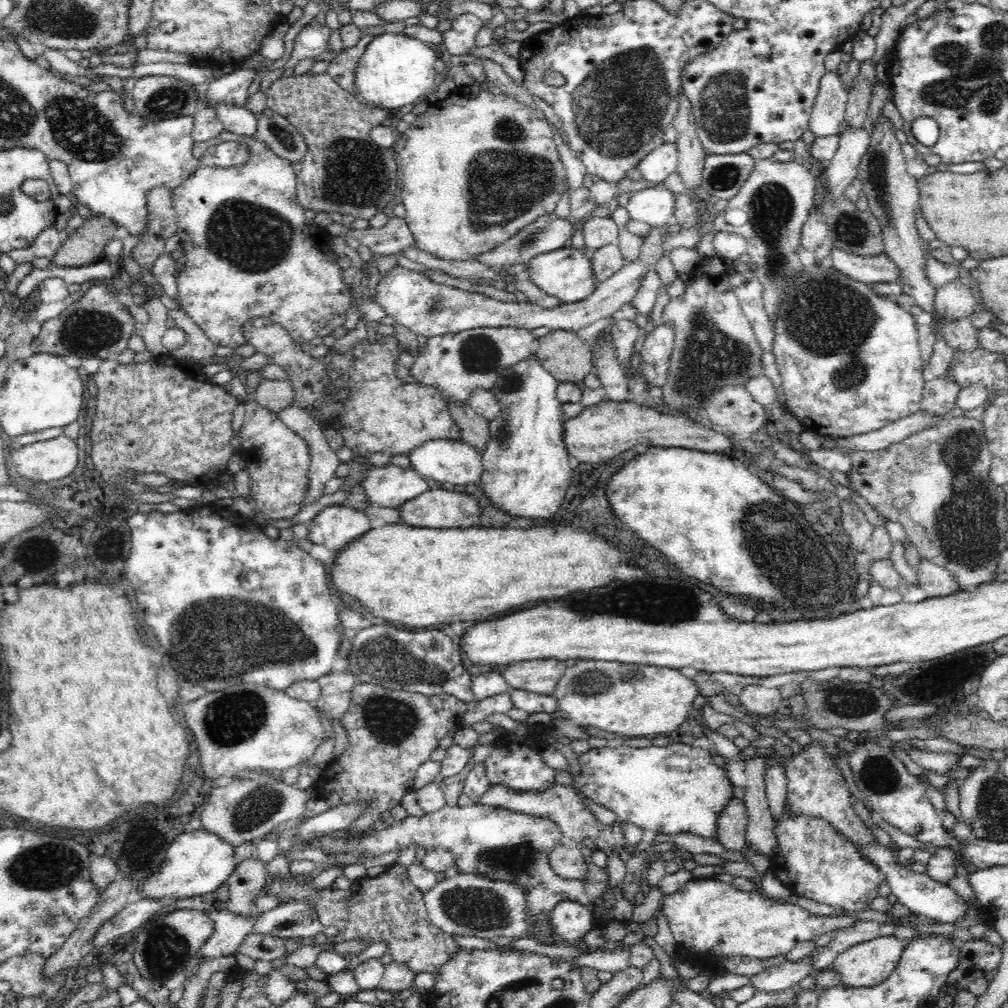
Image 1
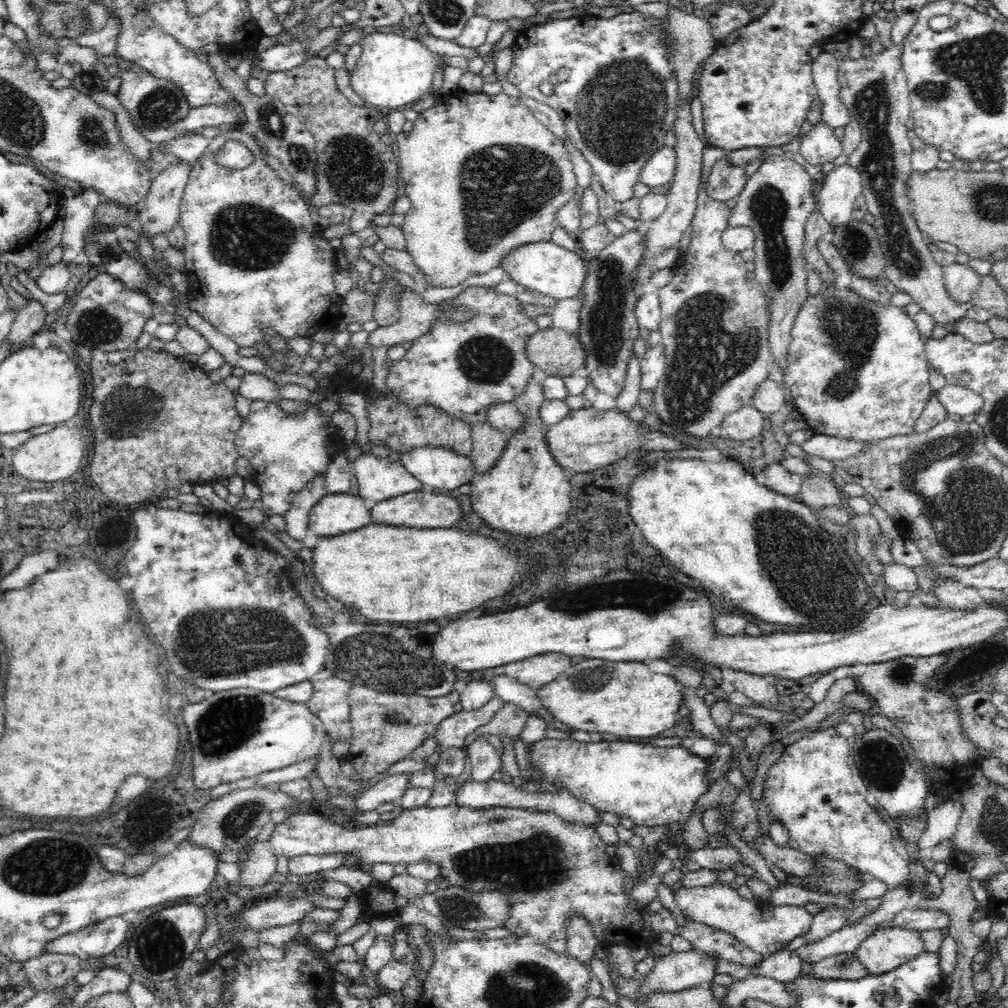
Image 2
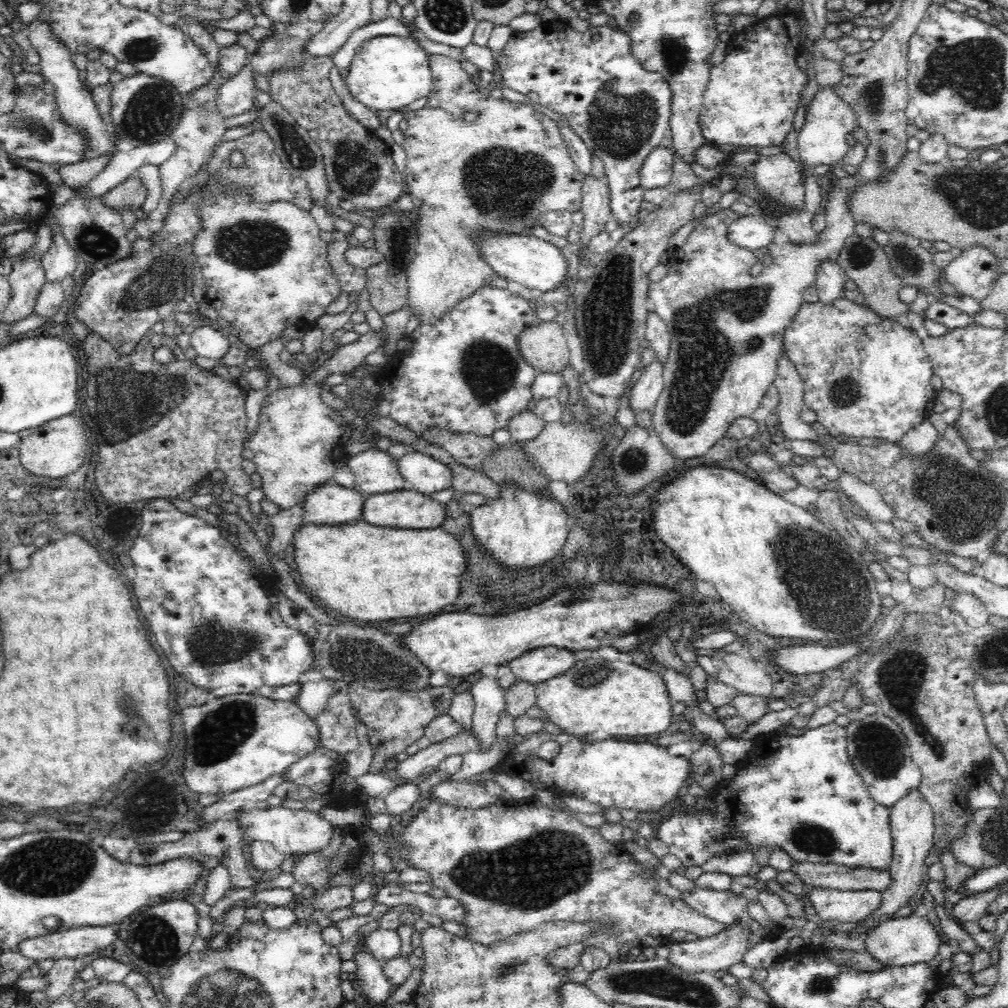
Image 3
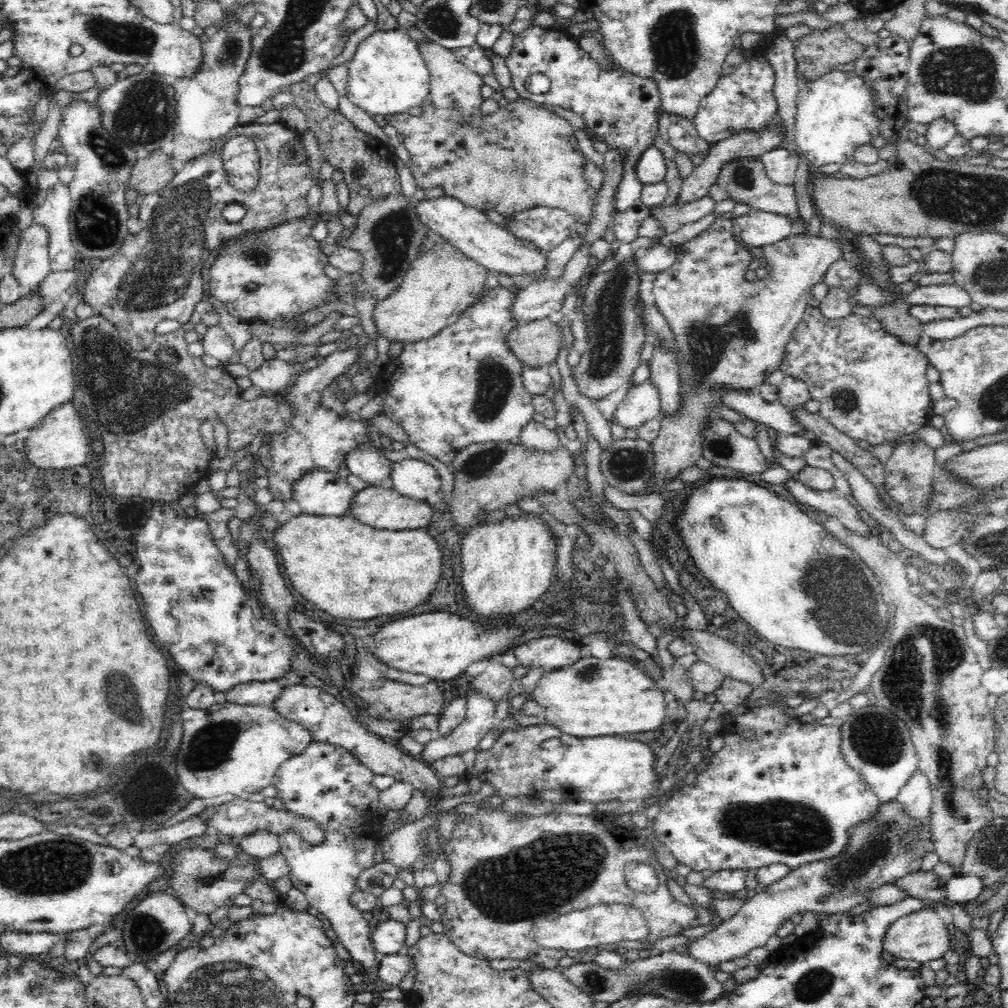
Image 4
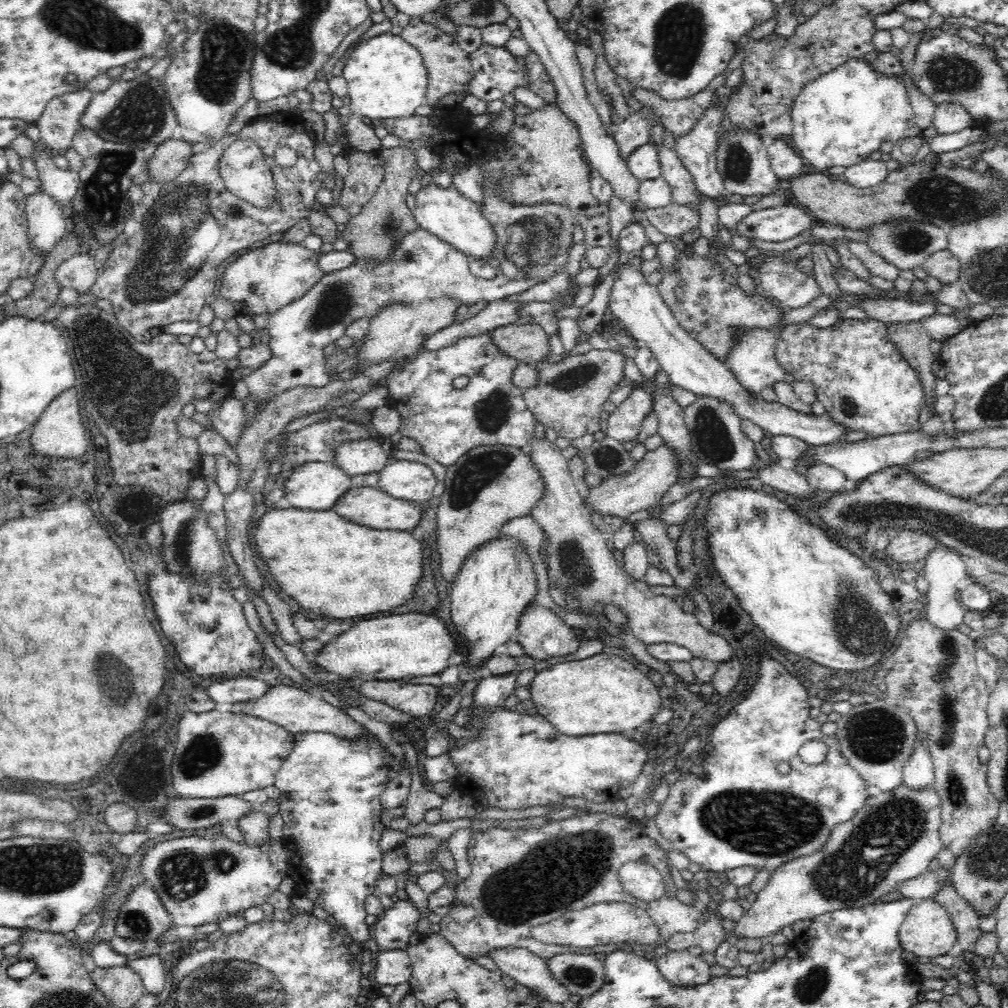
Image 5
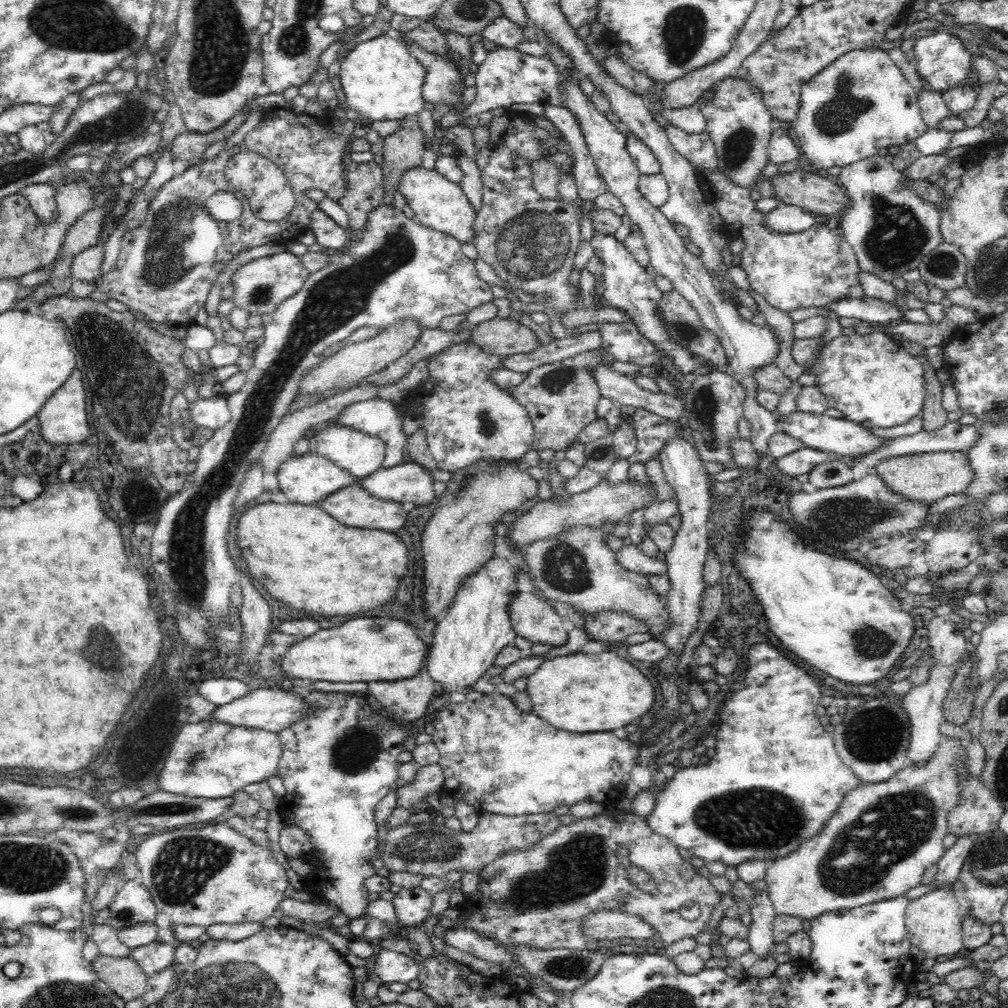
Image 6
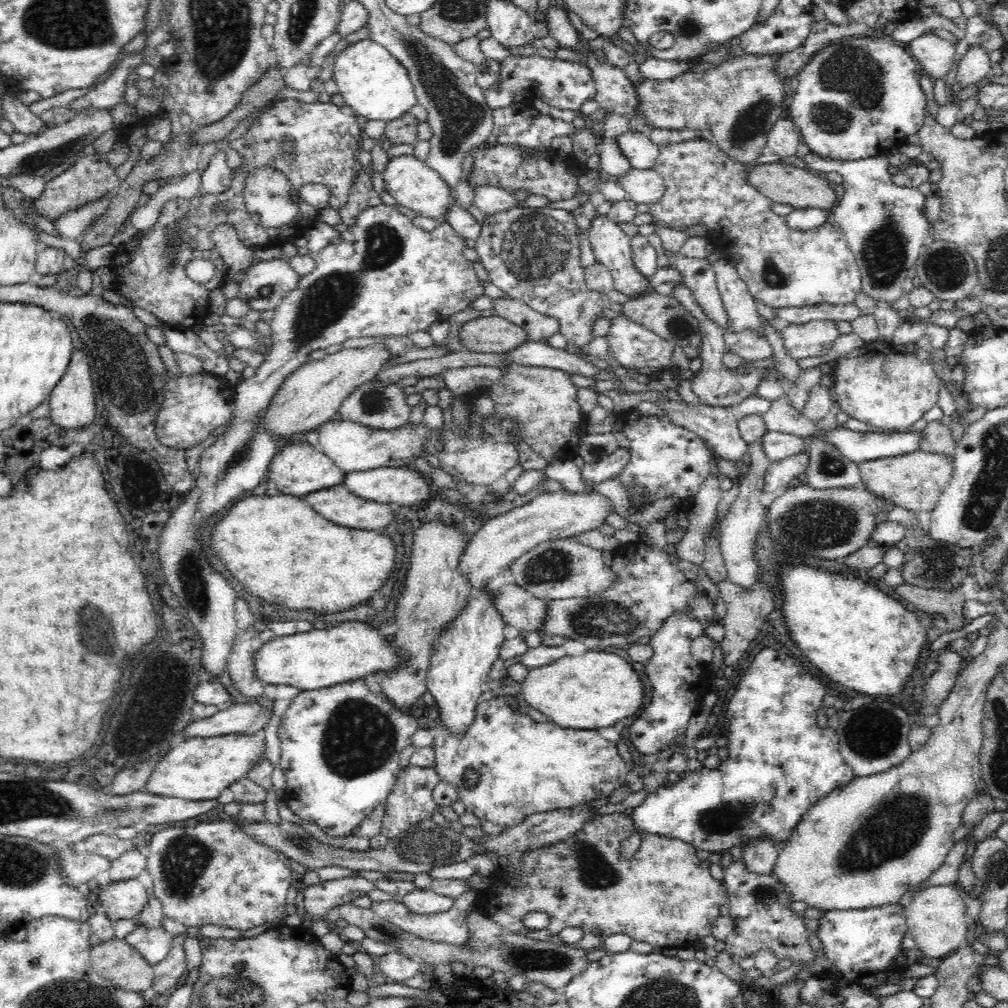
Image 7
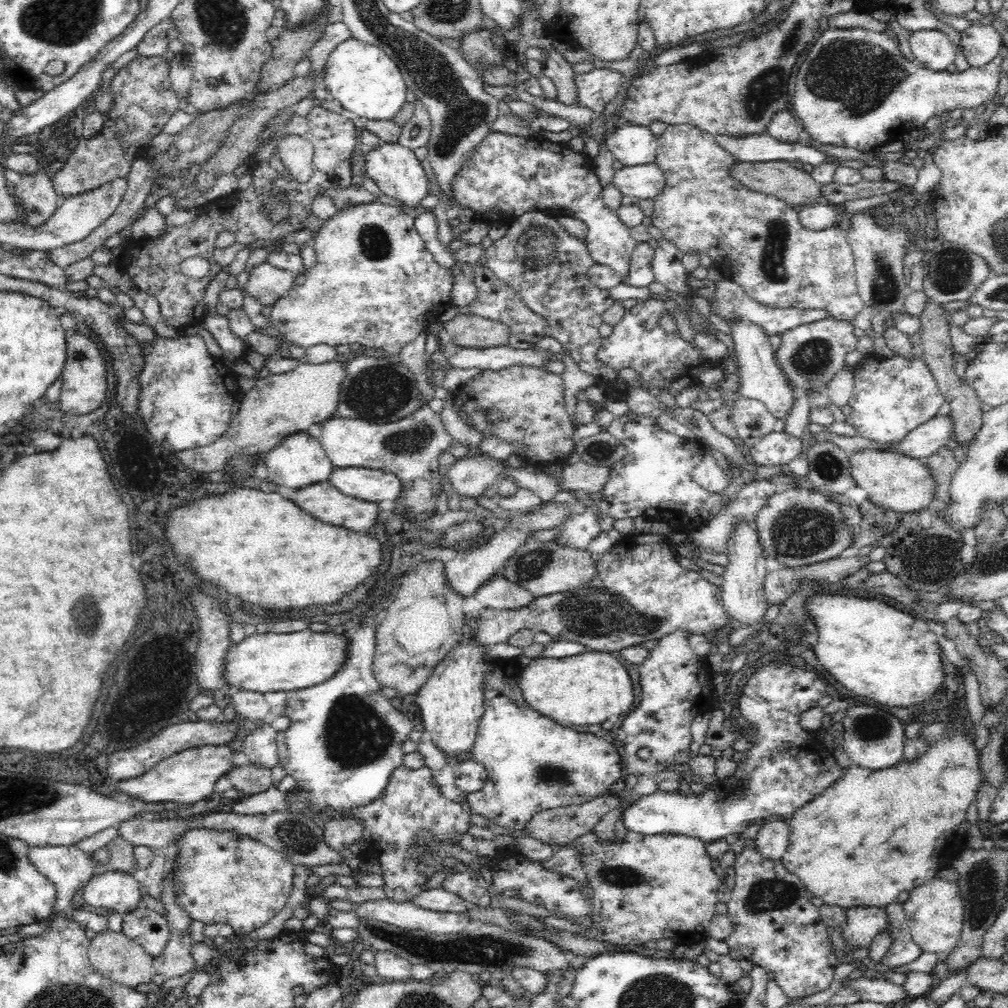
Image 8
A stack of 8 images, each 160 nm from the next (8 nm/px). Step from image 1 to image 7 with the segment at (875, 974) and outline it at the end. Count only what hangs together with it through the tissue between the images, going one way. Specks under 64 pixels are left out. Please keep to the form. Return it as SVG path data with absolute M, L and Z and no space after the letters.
M930 886L921 889L905 910L908 933L914 938L916 948L922 956L942 959L964 944L970 921L966 914L966 904L954 886Z

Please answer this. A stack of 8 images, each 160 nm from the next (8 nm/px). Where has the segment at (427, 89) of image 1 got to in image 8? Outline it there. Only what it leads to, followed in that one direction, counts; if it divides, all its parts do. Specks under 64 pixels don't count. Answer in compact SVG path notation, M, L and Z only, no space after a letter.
M353 37L336 46L325 64L323 83L329 97L366 123L392 121L406 102L407 84L396 63L380 48Z

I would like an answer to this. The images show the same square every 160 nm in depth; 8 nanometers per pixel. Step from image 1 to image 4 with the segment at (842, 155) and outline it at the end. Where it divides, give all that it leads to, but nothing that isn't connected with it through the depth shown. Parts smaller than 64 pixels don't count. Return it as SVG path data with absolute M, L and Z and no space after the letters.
M716 219L691 240L674 246L674 264L668 270L659 272L653 282L655 303L646 304L643 299L639 300L643 326L649 325L650 332L656 336L657 342L661 342L675 354L681 380L681 412L669 416L660 414L661 430L658 438L652 442L654 469L650 470L650 493L660 493L682 470L695 466L695 462L701 458L701 435L714 418L711 407L715 404L722 404L743 414L764 428L770 427L777 434L802 435L807 430L779 401L770 403L762 398L757 388L766 383L767 377L779 368L791 334L802 320L808 306L807 296L810 289L814 285L823 284L823 278L831 264L843 258L840 239L826 240L821 236L802 234L790 235L774 244L766 244L762 251L771 269L764 279L754 281L744 279L753 258L750 251L736 241L733 219Z

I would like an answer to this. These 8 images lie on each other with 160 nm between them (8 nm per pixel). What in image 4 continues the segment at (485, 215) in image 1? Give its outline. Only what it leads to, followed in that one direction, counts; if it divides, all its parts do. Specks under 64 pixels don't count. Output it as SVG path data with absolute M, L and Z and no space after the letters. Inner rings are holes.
M432 40L418 49L430 71L430 90L419 117L394 114L386 121L404 136L411 158L416 188L442 186L450 195L482 213L494 210L508 216L534 207L566 210L574 220L588 225L592 220L596 191L585 180L586 155L580 151L575 128L548 109L519 97L493 115L483 116L480 105L483 85L479 74L462 64L452 49ZM434 234L434 241L436 241L436 244L432 248L424 248L418 253L416 260L406 271L397 290L382 299L380 304L374 307L372 318L374 319L375 329L379 336L385 336L390 342L408 344L408 342L418 342L418 340L432 338L446 326L454 324L458 320L458 316L466 308L472 306L481 294L488 270L475 260L466 258L459 250L447 244L441 236Z

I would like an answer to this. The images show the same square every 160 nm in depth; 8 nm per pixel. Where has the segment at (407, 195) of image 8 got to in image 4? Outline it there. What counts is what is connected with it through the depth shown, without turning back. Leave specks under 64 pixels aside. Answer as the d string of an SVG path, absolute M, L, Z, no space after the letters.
M450 195L423 199L415 207L420 220L426 224L431 234L441 236L447 244L488 271L508 274L513 278L520 275L538 275L541 278L543 275L547 261L546 251L535 248L529 240L519 240L503 226L490 221L482 211Z

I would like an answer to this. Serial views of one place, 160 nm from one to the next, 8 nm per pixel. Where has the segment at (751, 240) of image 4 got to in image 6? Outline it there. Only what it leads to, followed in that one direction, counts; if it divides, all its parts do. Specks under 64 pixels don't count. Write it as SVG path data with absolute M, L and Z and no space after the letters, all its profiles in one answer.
M782 202L775 210L766 213L766 218L764 218L766 227L780 233L797 233L808 230L815 222L810 211Z

